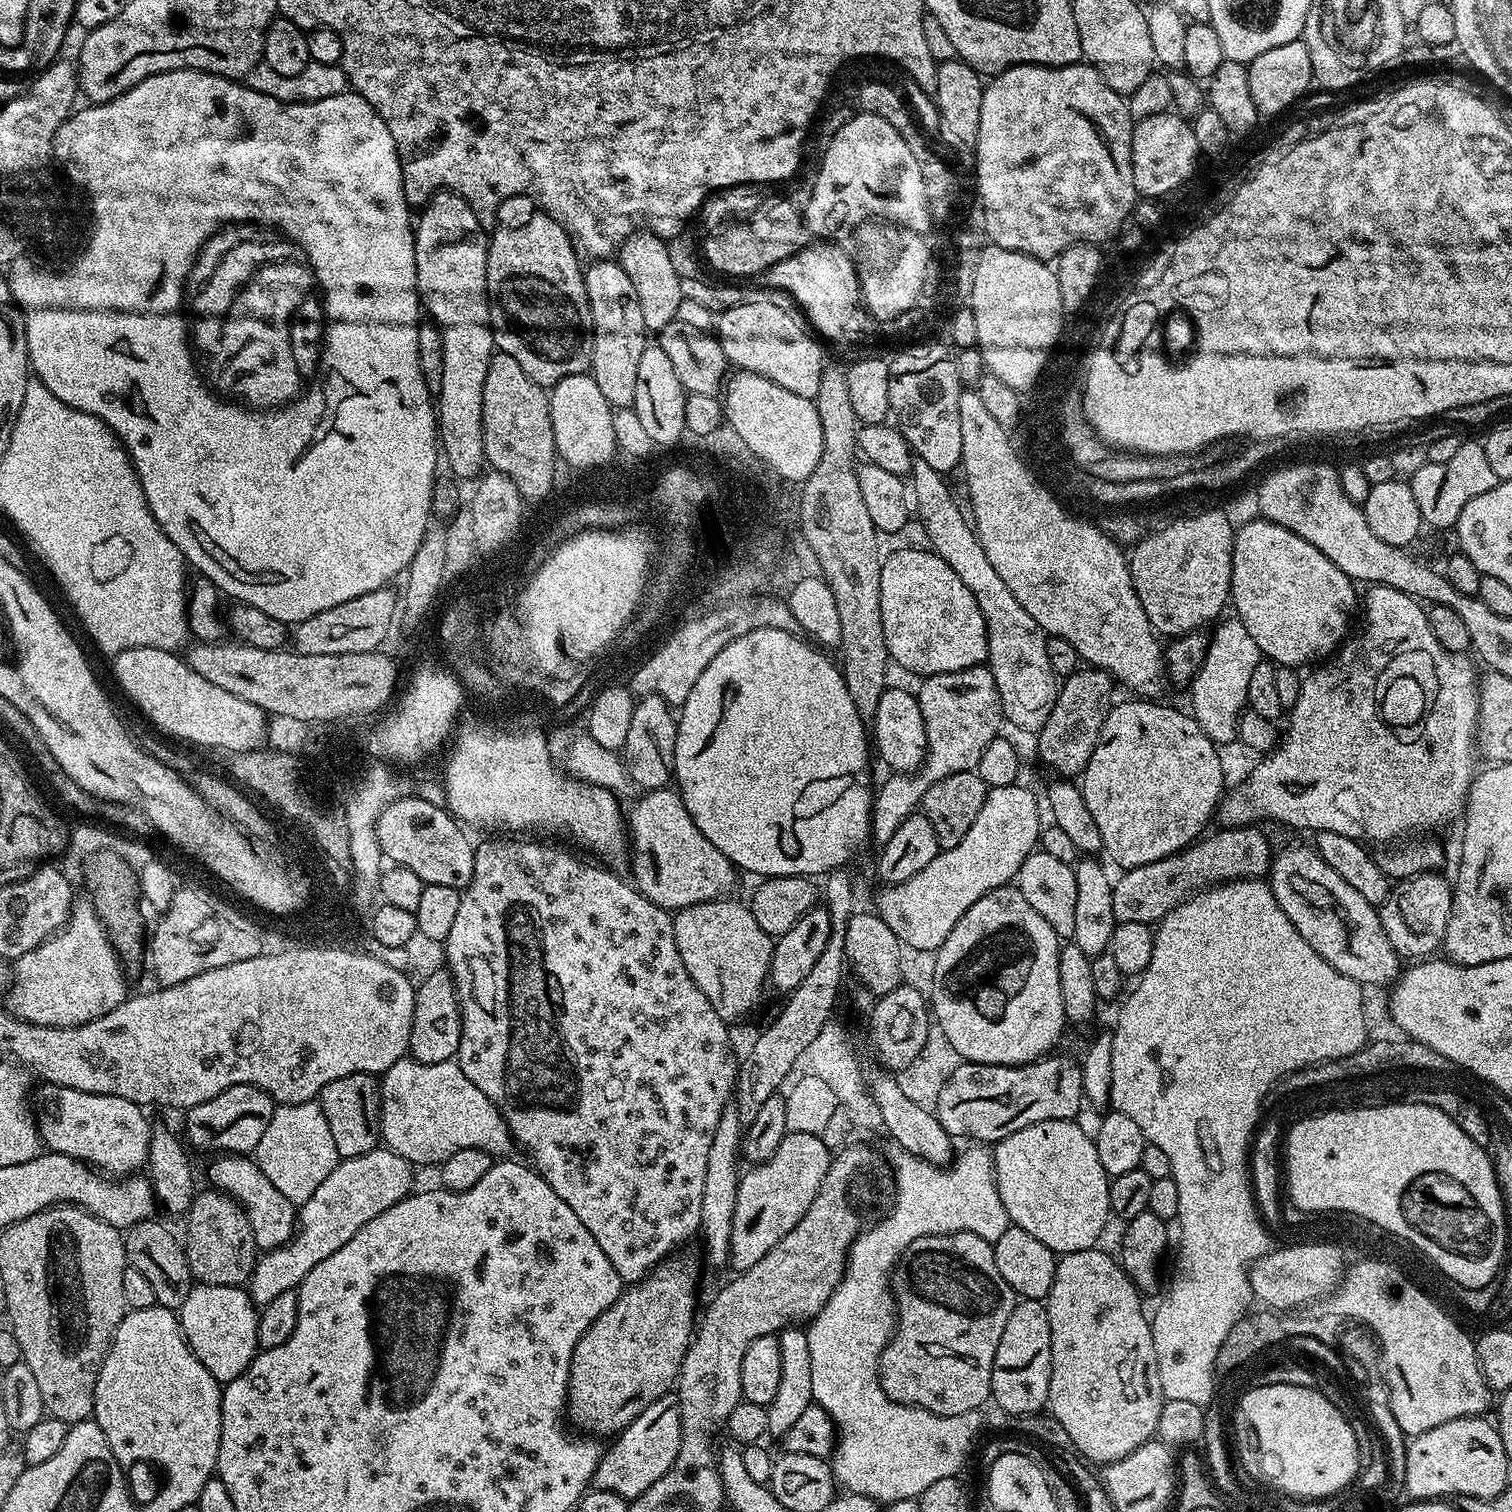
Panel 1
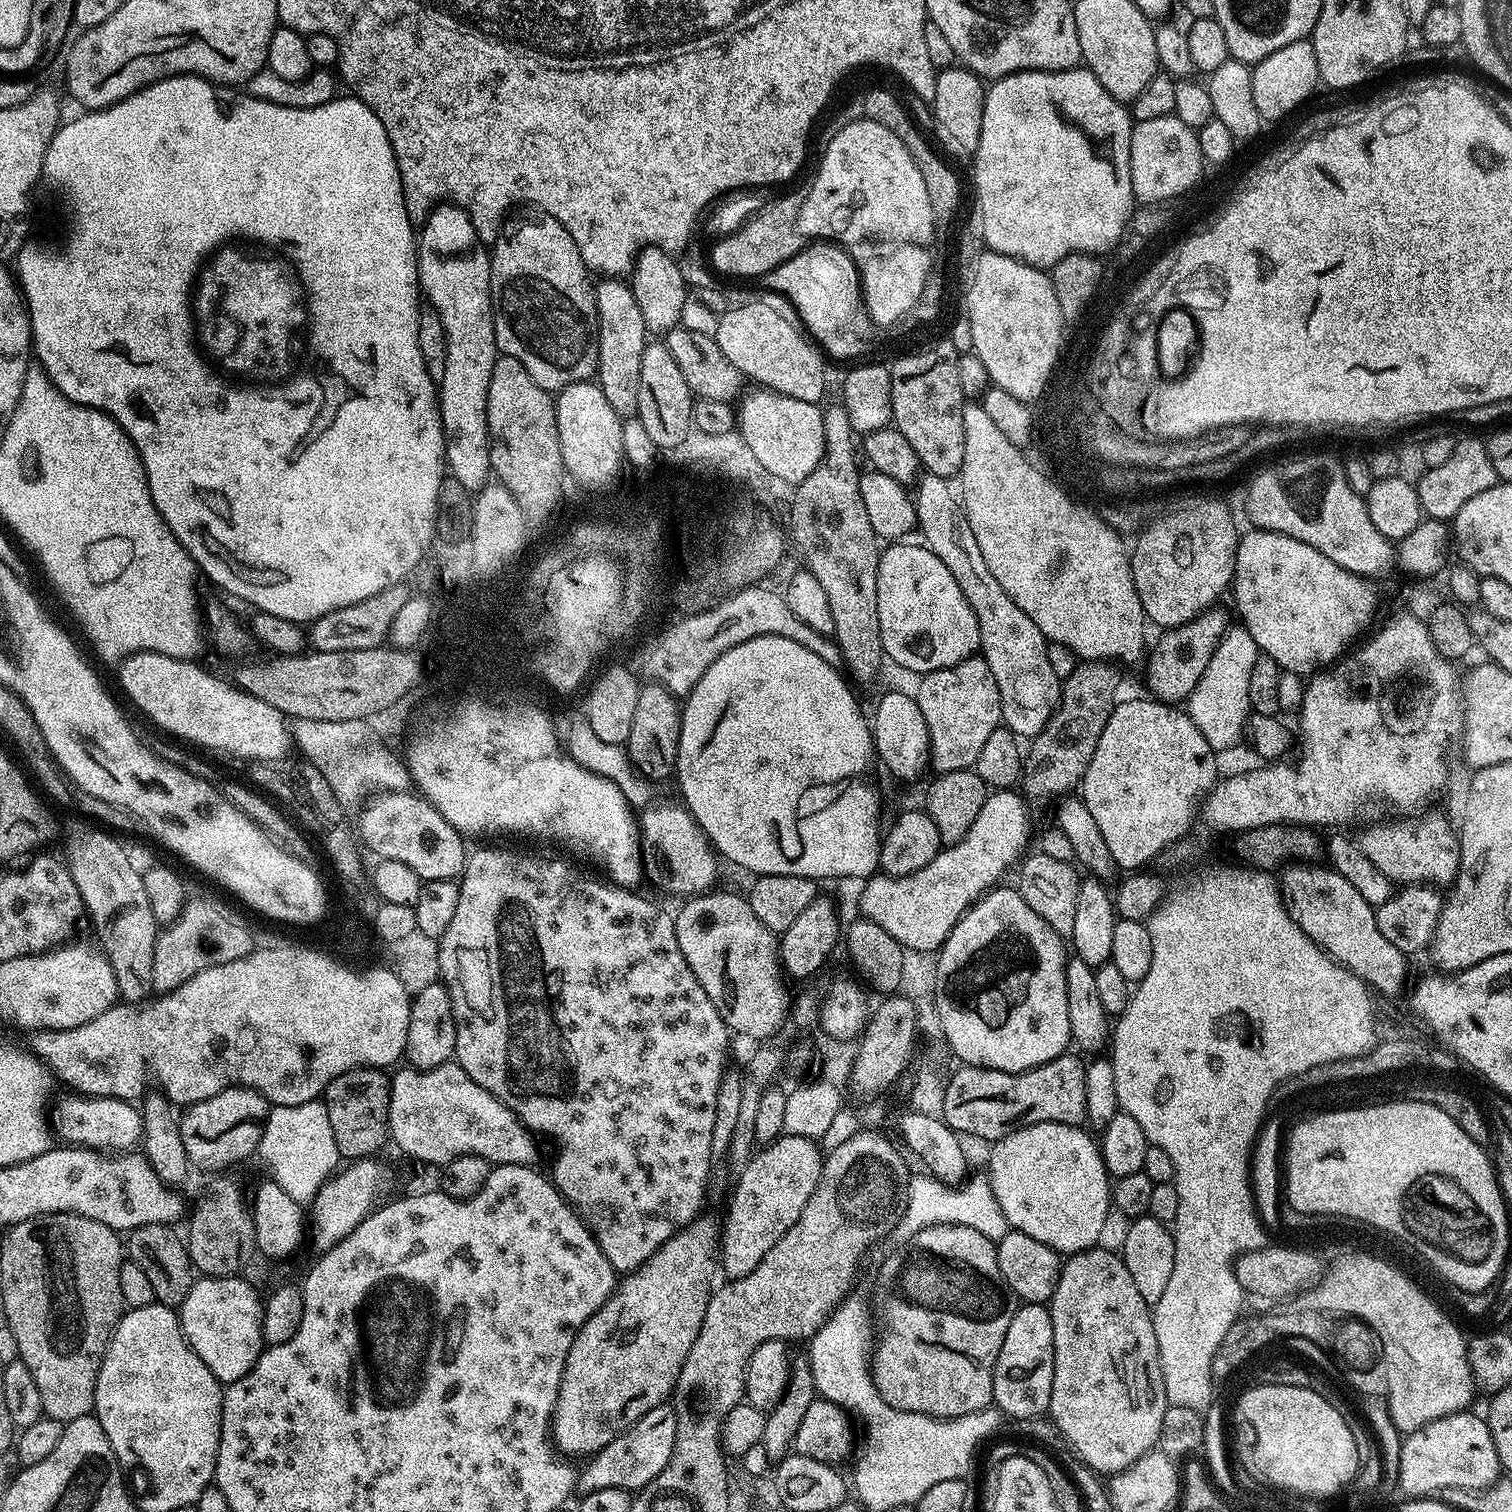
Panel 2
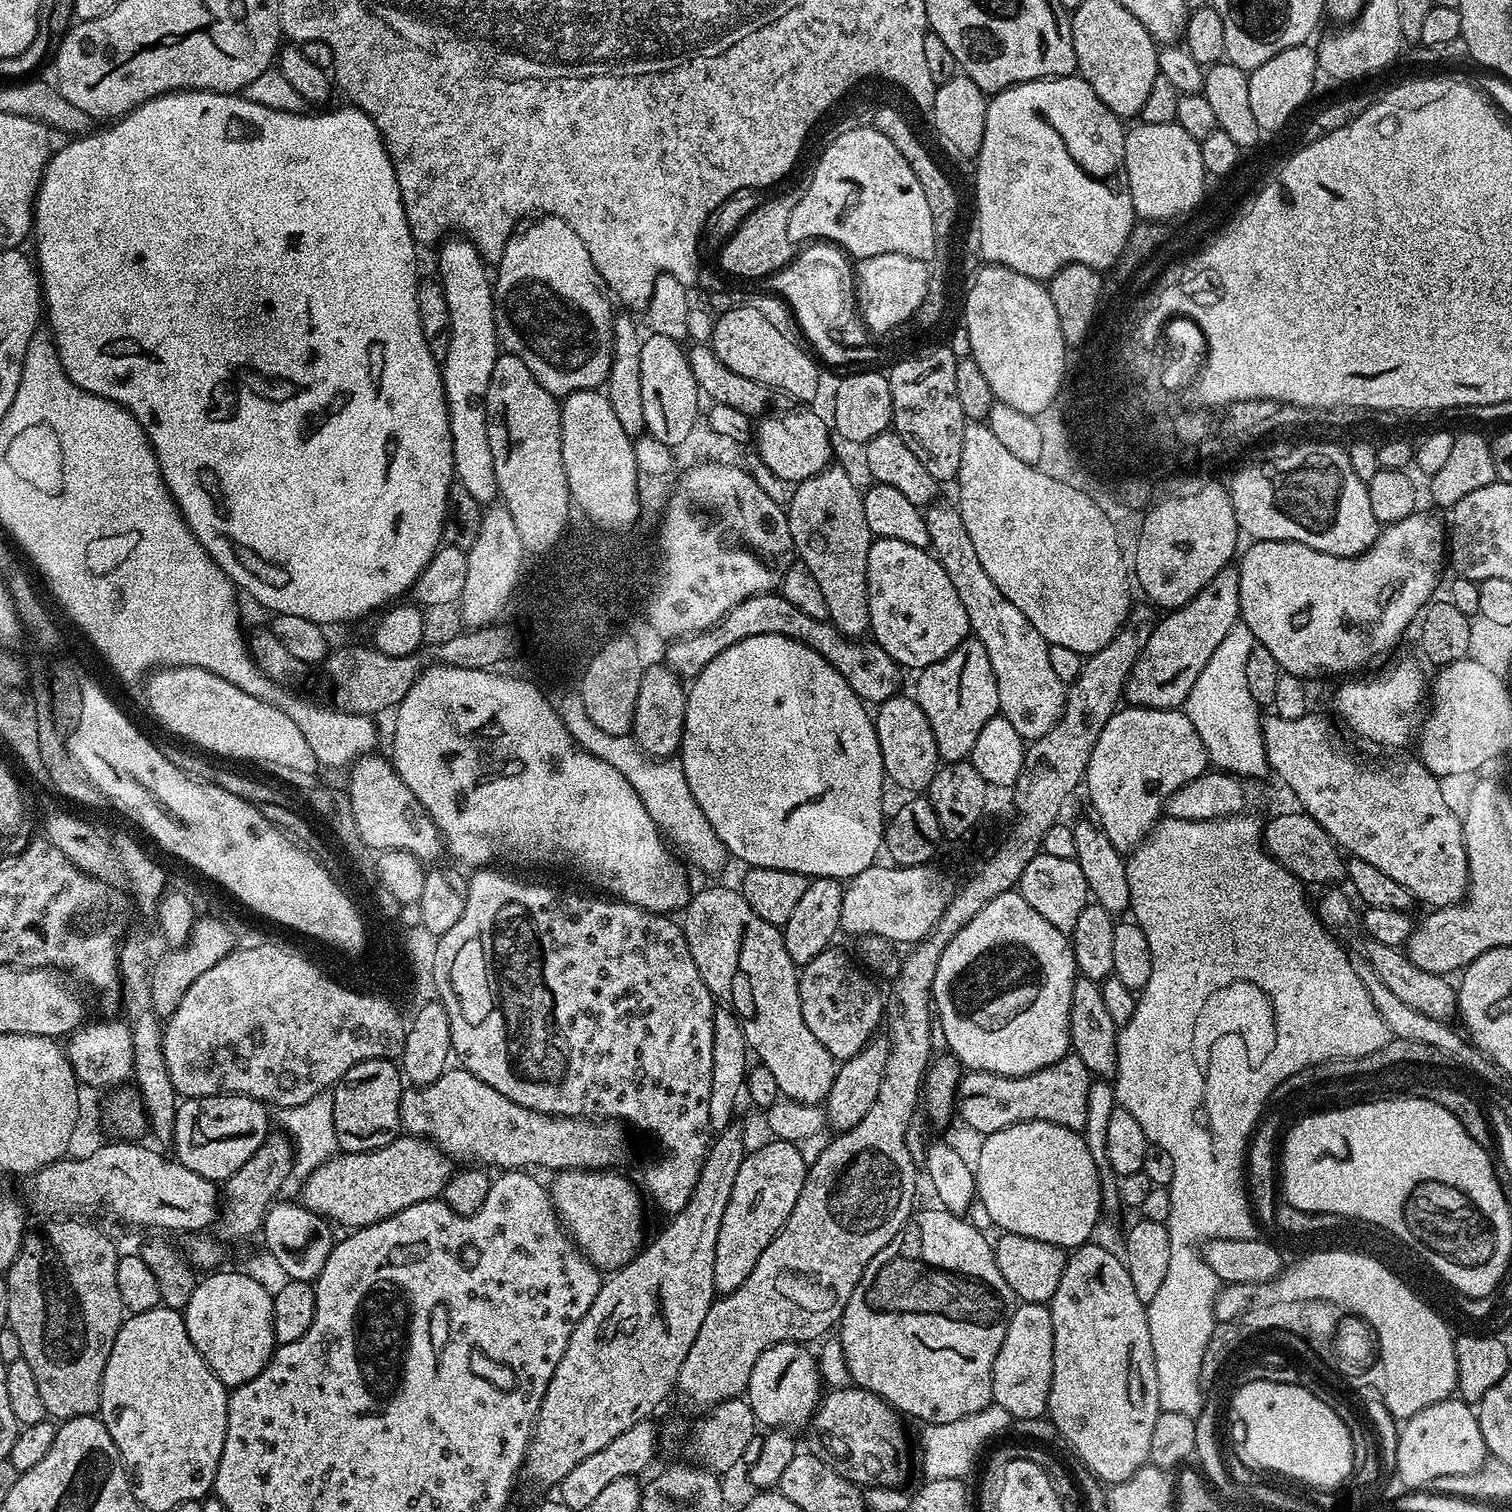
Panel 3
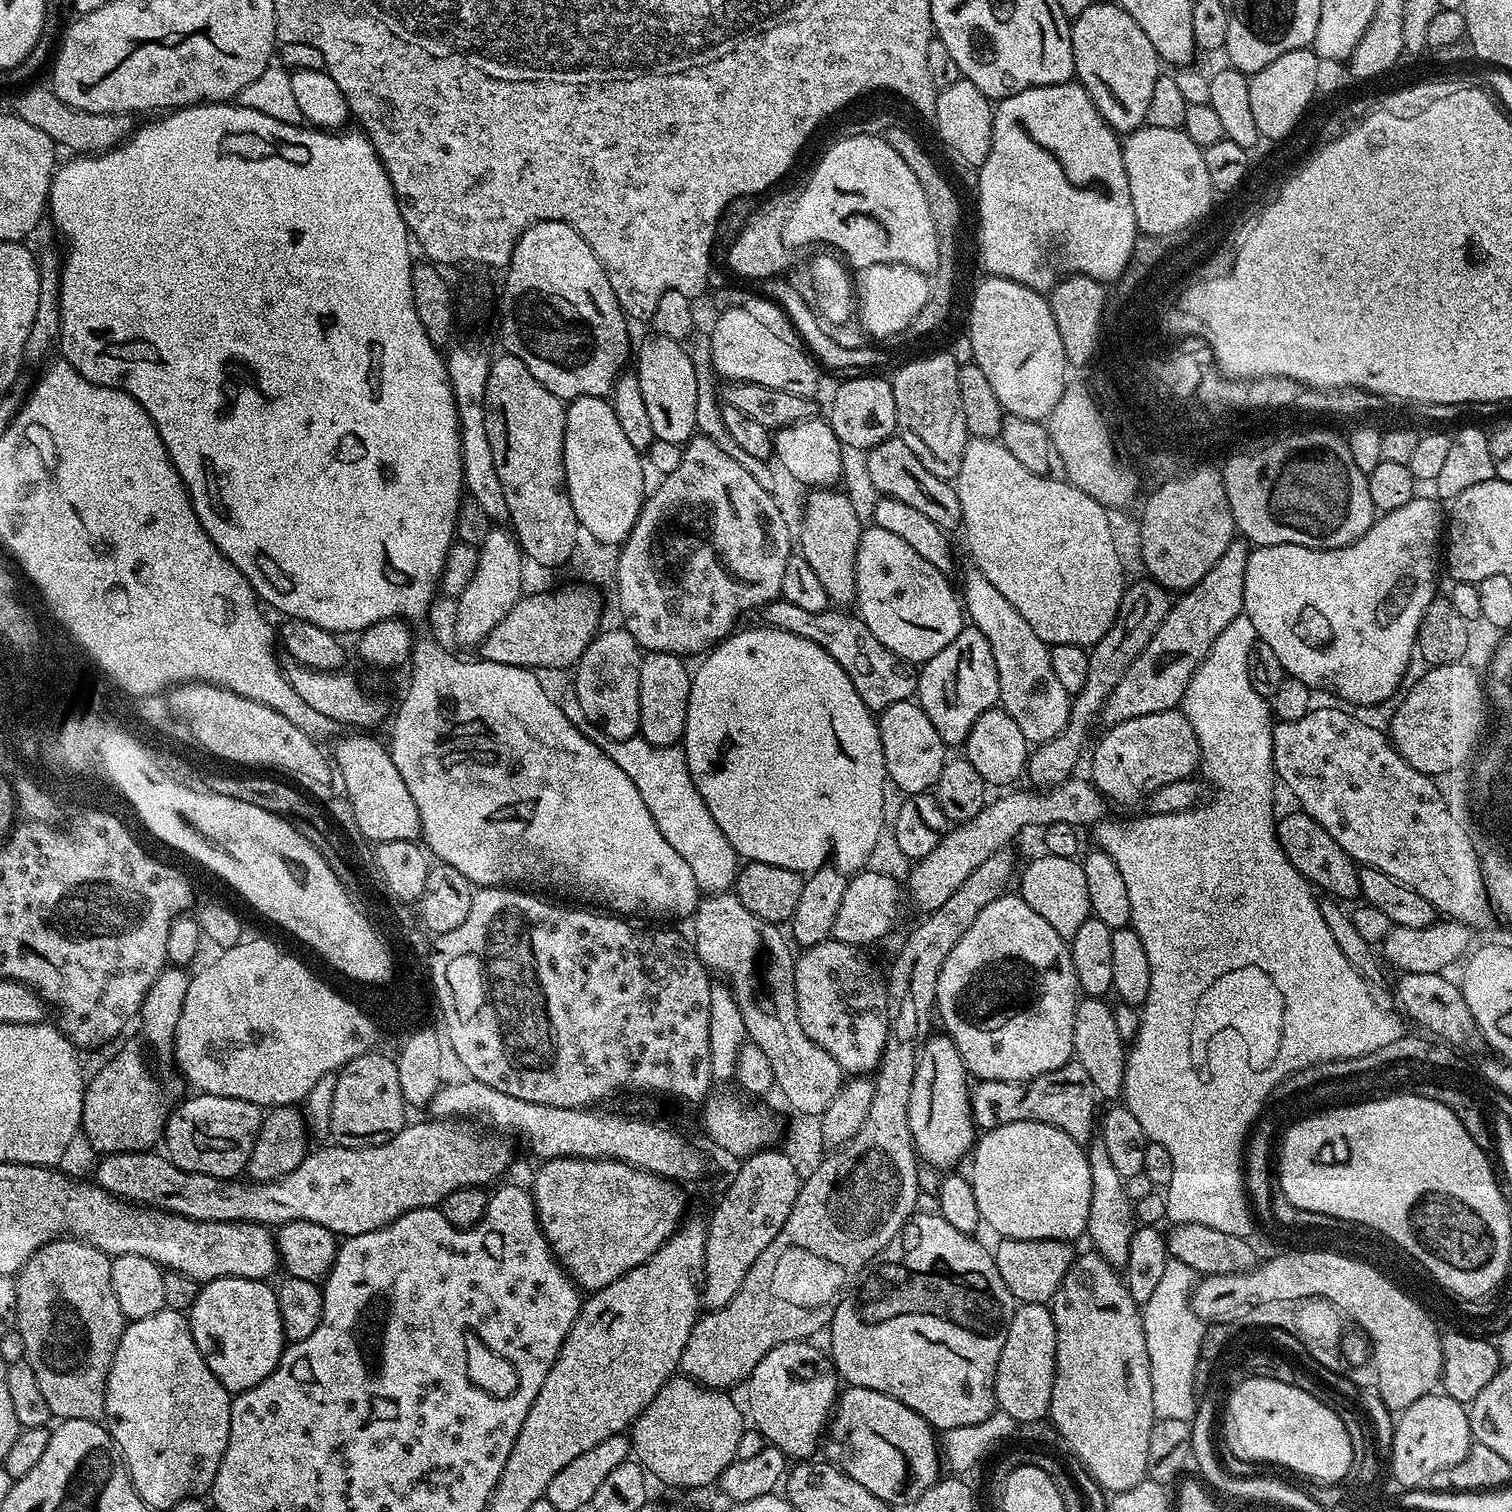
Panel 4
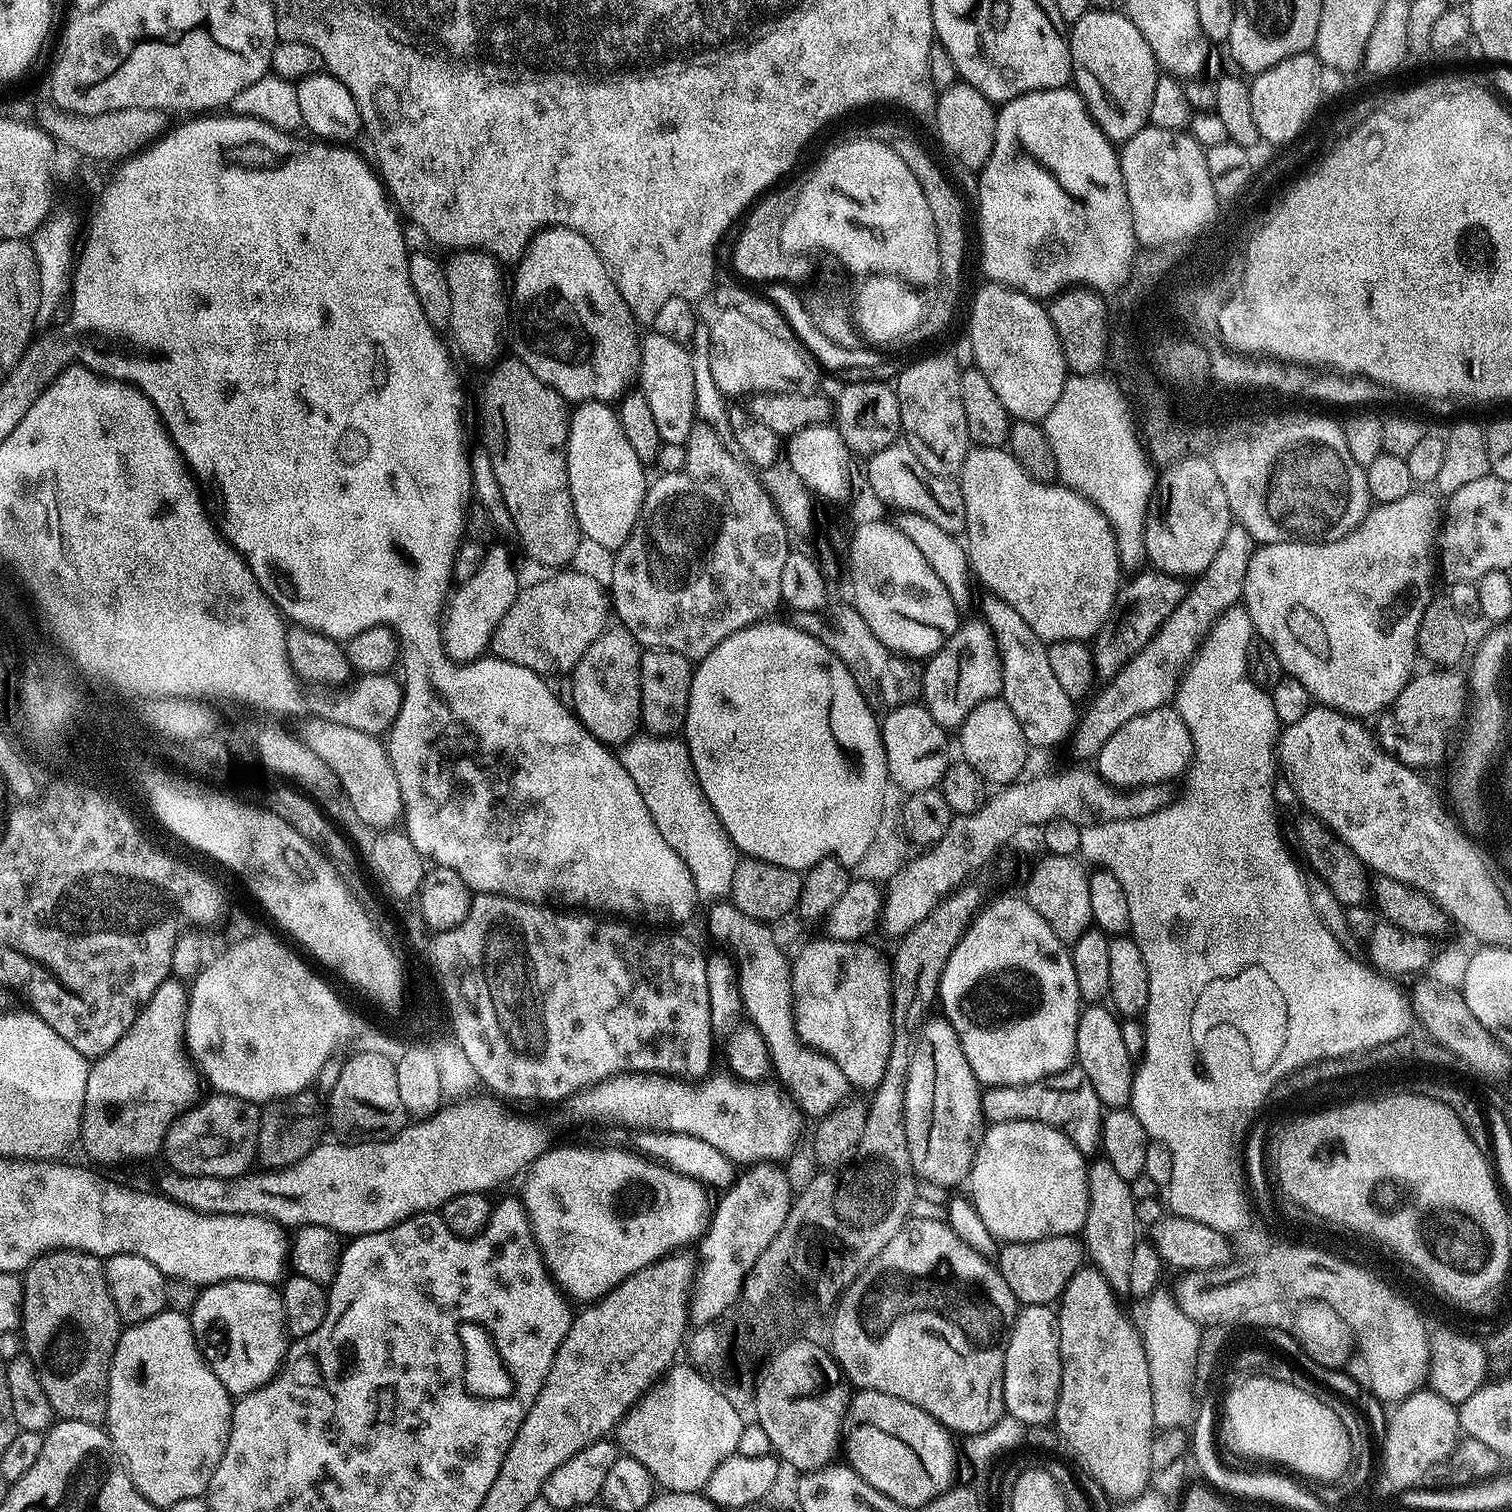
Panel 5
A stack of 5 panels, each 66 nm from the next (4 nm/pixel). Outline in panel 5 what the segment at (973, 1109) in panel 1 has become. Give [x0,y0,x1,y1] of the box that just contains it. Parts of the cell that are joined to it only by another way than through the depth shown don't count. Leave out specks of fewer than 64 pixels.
[980,1066,1106,1158]

